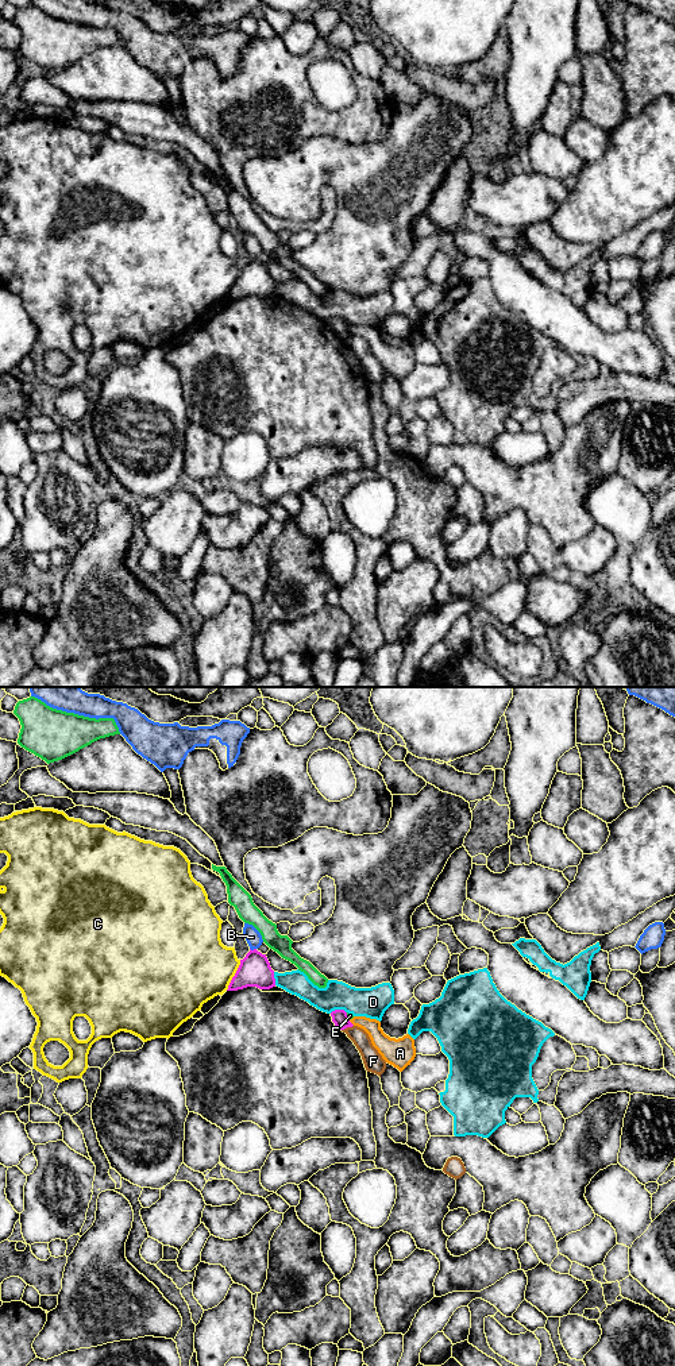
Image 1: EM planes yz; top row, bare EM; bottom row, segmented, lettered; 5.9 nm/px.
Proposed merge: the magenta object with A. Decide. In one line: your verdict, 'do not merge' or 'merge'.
do not merge

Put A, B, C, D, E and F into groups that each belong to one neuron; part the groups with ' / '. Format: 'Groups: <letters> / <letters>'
Groups: A E / B / C / D / F

